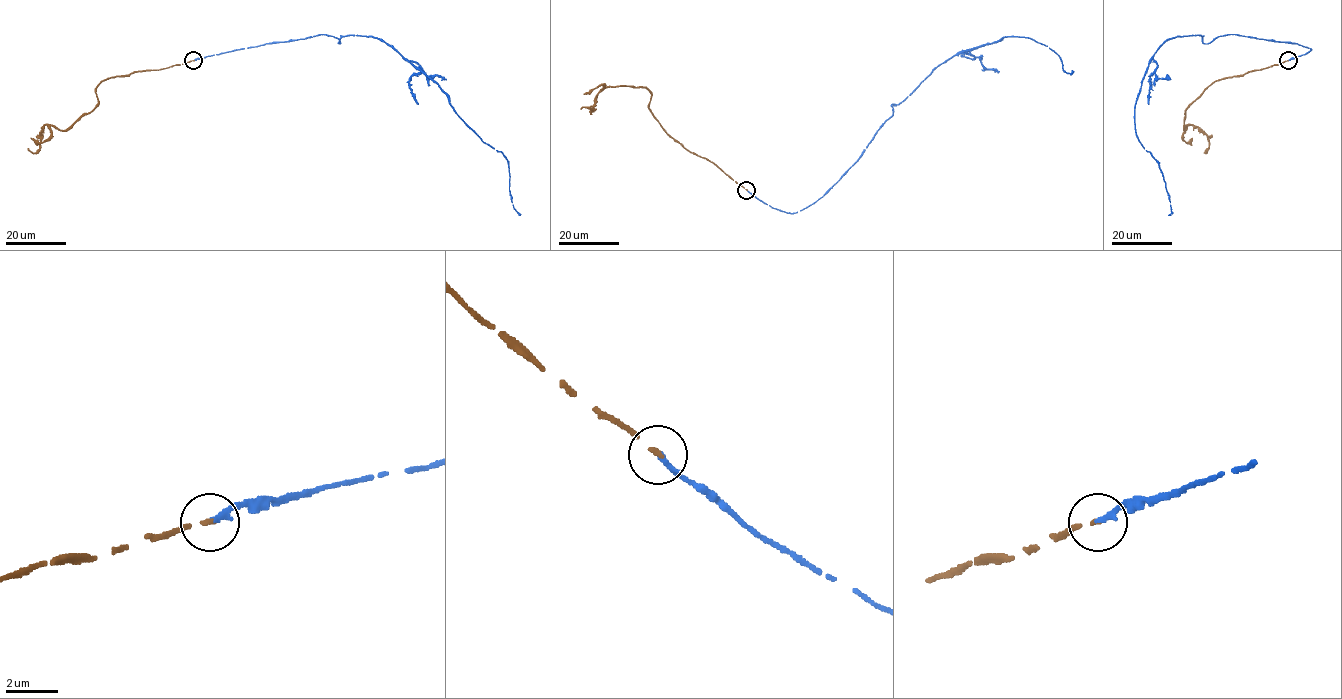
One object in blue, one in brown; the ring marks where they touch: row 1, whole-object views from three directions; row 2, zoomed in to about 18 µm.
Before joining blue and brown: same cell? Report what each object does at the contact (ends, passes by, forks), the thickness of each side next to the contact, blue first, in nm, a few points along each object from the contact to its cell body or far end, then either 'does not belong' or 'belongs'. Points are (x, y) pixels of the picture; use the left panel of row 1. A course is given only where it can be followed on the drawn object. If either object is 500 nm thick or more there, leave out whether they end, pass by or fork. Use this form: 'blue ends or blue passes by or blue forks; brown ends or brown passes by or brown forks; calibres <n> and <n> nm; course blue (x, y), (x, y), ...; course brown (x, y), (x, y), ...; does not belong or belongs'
blue ends; brown ends; calibres 180 and 140 nm; course blue (194, 60), (320, 34), (339, 43), (345, 36), (380, 38), (435, 82), (453, 111), (500, 152), (521, 214); course brown (194, 60), (108, 77), (95, 90), (98, 103), (89, 112), (67, 129), (45, 124), (39, 148), (27, 148); belongs

